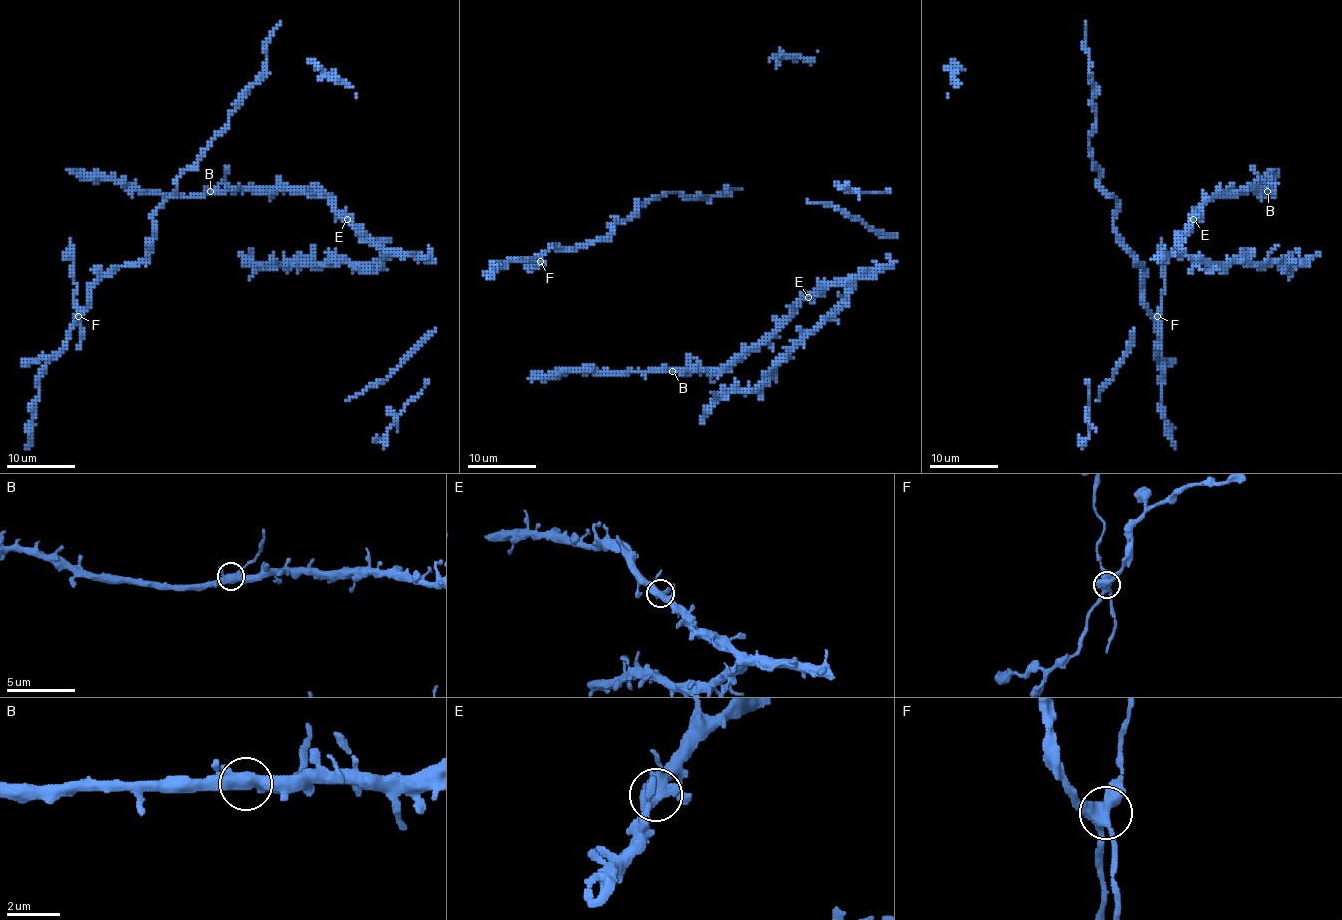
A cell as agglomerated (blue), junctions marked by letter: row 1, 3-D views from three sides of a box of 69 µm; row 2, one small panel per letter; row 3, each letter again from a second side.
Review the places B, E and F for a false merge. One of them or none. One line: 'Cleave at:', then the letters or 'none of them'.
Cleave at: F

